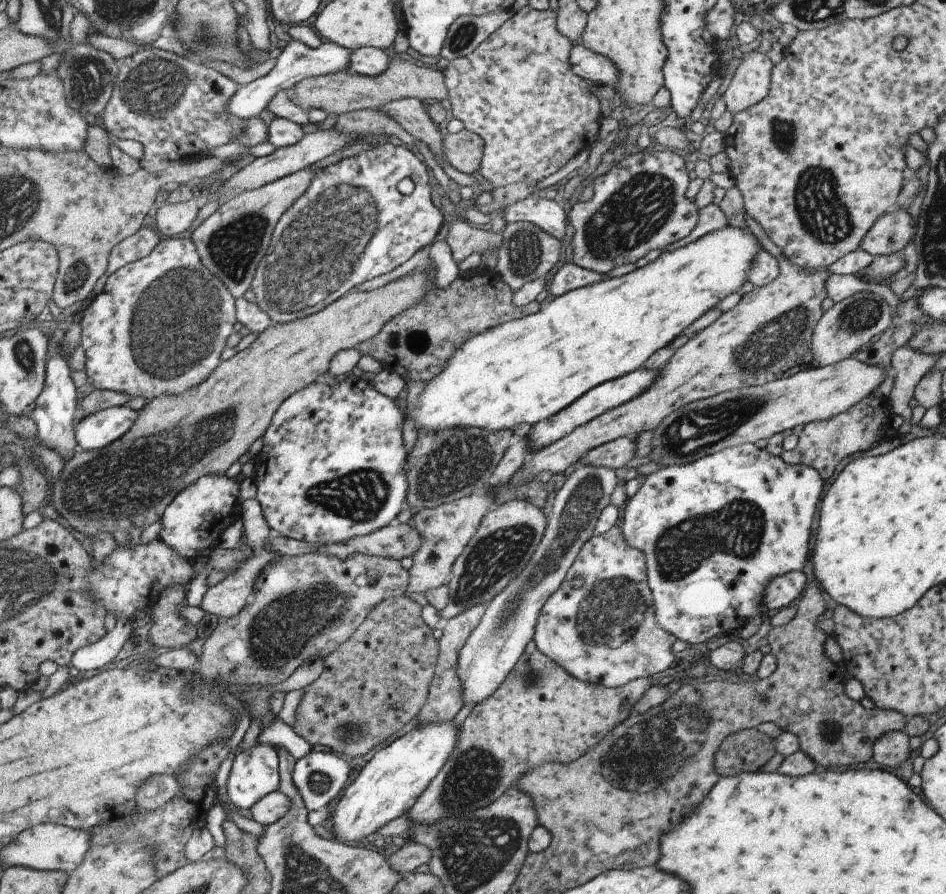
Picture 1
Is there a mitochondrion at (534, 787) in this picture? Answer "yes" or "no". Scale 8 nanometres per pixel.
no

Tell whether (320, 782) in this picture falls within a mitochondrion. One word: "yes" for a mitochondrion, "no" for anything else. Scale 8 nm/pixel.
yes

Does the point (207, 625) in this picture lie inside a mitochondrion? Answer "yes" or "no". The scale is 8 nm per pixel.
no

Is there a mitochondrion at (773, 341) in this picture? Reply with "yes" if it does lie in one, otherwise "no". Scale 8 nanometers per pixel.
yes

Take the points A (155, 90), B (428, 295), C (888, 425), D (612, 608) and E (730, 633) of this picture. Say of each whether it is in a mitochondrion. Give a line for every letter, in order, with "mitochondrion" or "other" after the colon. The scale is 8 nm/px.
A: mitochondrion
B: other
C: other
D: mitochondrion
E: other

